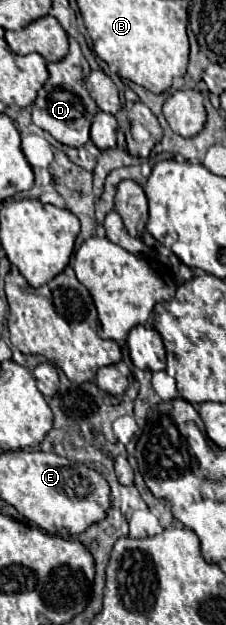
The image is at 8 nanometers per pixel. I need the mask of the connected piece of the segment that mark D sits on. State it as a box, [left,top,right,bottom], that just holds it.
[31,38,97,148]

